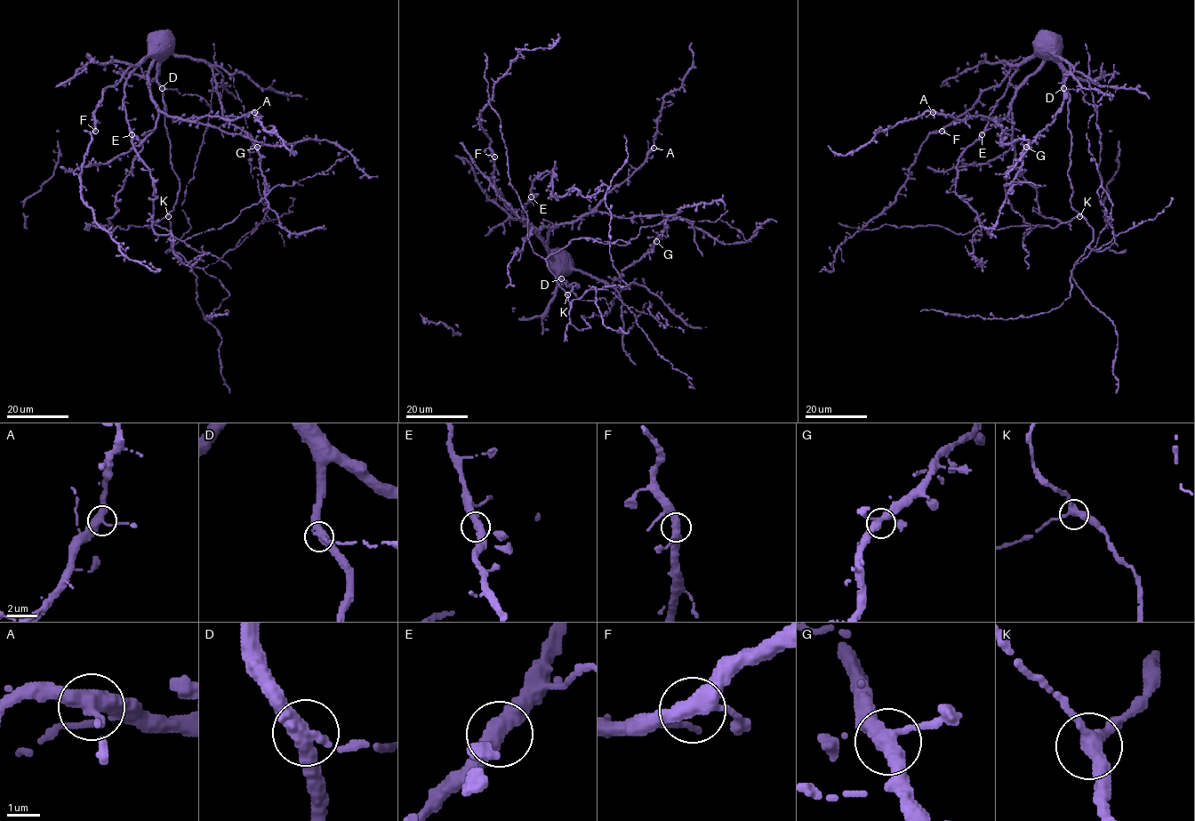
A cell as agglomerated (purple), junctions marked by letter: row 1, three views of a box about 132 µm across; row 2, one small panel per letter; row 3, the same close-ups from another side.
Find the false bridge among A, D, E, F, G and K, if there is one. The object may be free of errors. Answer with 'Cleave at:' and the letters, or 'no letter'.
Cleave at: no letter

